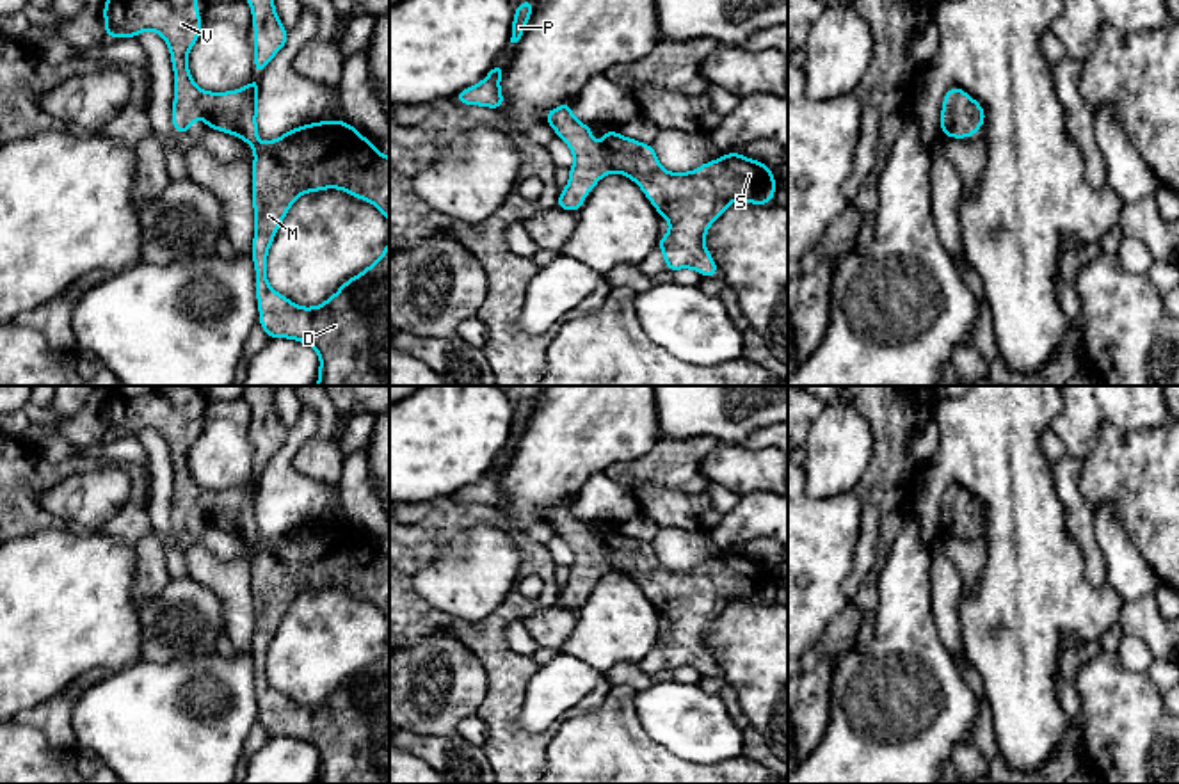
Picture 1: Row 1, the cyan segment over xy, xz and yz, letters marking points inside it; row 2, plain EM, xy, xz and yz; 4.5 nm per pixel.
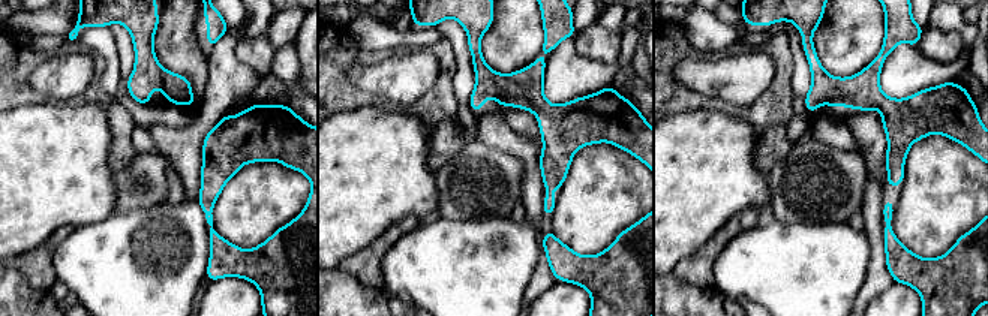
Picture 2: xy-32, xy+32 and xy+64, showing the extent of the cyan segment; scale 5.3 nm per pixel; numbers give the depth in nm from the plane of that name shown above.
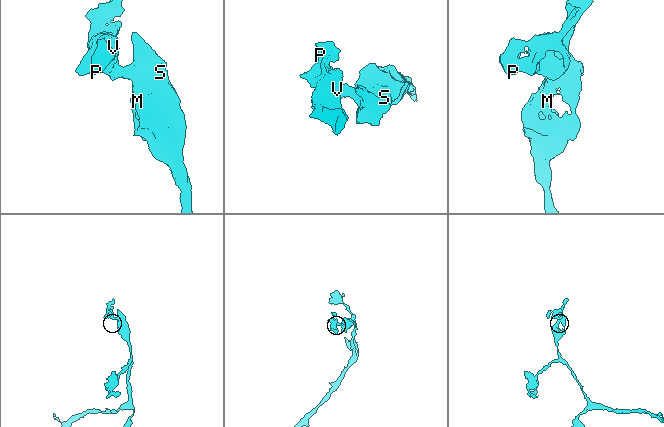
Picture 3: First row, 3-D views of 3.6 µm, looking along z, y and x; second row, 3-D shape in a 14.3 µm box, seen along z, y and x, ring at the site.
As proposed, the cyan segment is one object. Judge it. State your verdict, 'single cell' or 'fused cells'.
single cell

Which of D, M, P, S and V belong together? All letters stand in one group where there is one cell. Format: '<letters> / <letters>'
D M P S V

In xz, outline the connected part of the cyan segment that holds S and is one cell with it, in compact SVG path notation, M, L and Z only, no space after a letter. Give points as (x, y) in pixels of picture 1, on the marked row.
M573 101L544 114L544 123L555 128L573 151L569 183L560 192L555 208L578 212L596 183L619 172L631 178L653 203L656 212L670 222L670 231L656 245L665 258L665 268L694 268L702 277L715 277L718 267L704 245L711 222L733 201L765 206L775 196L775 180L770 165L726 153L718 160L702 164L692 172L667 172L656 156L654 146L603 130L598 148L590 135L592 126L580 123L571 112Z

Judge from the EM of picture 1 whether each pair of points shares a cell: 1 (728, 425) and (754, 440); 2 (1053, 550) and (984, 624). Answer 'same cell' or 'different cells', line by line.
1: different cells
2: same cell

